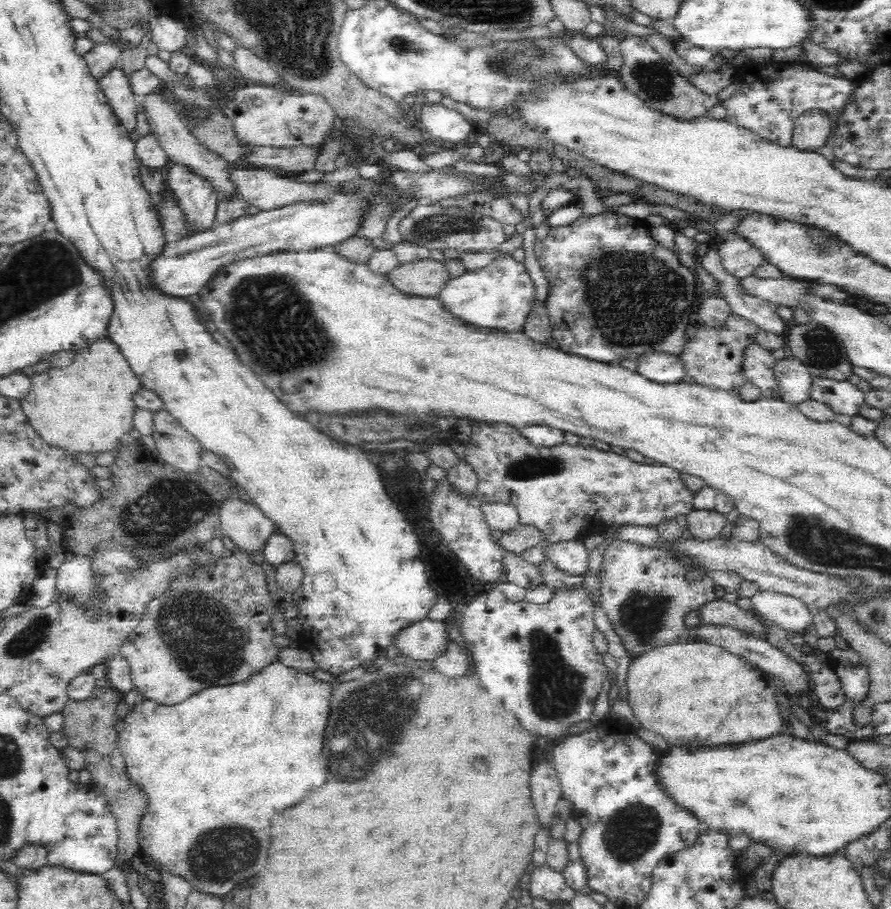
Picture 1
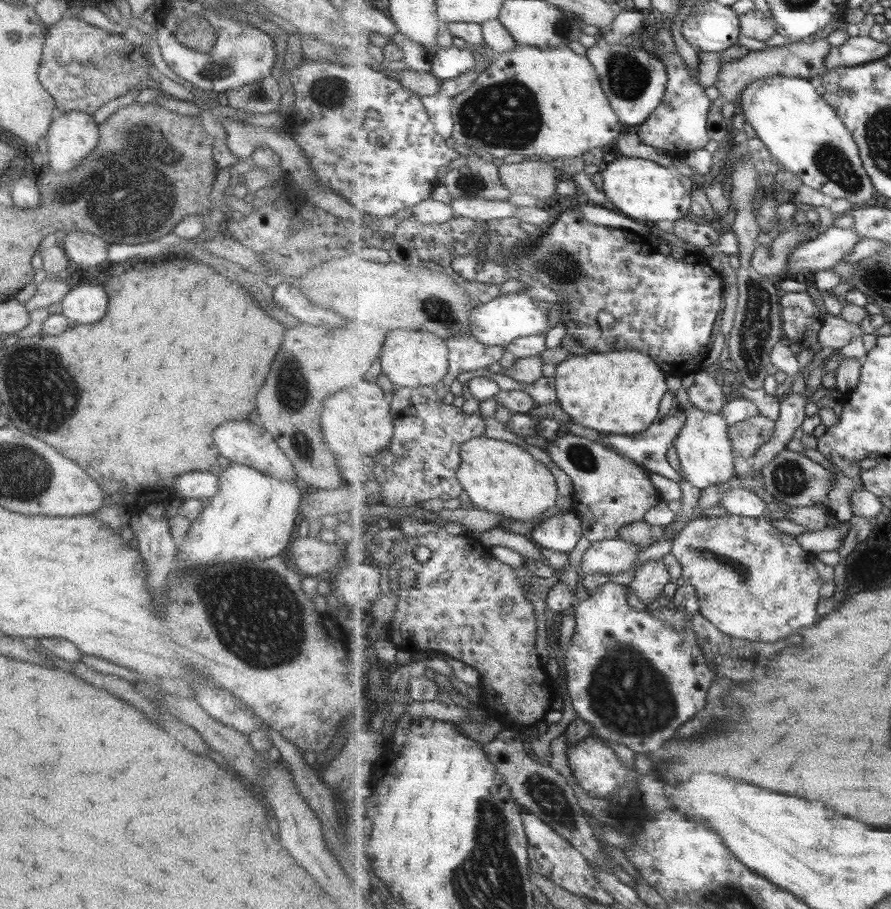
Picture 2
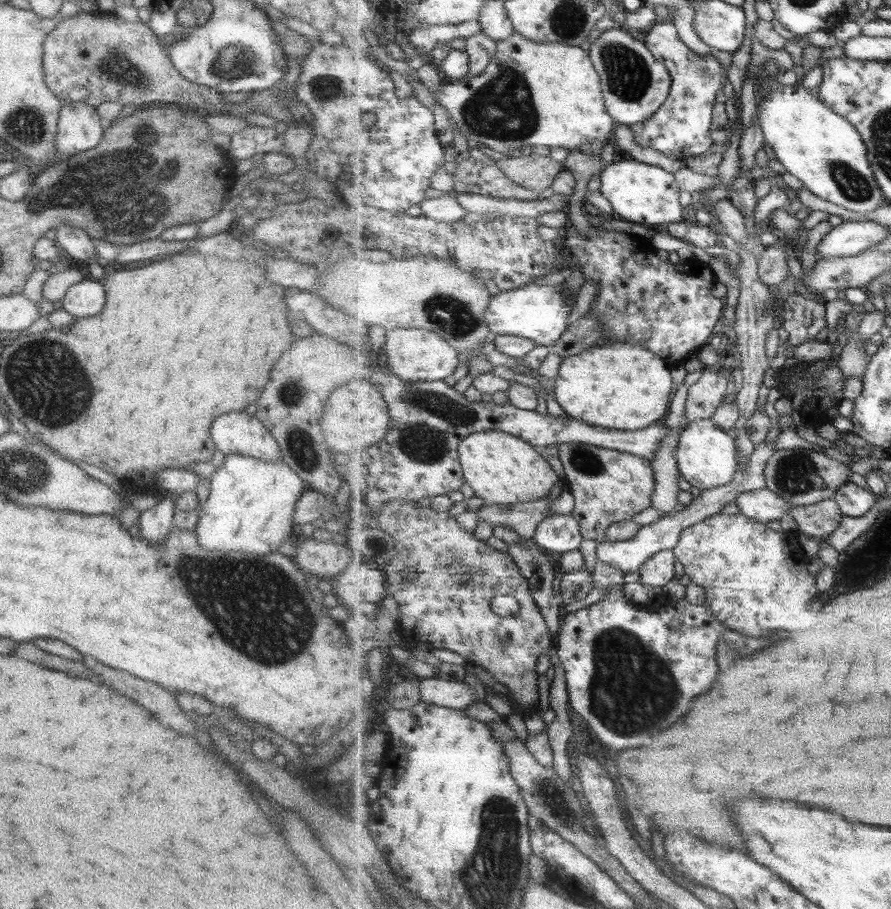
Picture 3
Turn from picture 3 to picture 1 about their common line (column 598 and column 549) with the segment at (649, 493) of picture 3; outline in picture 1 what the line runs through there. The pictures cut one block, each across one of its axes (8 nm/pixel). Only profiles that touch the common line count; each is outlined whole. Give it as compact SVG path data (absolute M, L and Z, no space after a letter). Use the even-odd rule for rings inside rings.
M468 417L460 419L454 426L454 434L452 438L448 438L449 447L457 454L457 457L462 462L465 462L477 476L477 486L474 492L474 496L480 503L493 503L503 502L514 505L519 513L519 525L535 527L542 537L544 543L562 543L572 540L578 540L583 535L591 535L599 530L606 529L614 526L658 526L662 519L672 519L676 516L686 516L693 508L693 494L688 487L684 479L682 479L682 473L678 469L668 466L666 464L659 463L658 461L646 461L636 462L636 460L630 460L628 456L623 455L622 452L612 452L612 450L598 450L598 448L588 448L588 446L582 446L582 444L576 444L576 446L570 446L570 444L557 444L556 446L534 446L530 444L521 434L516 432L514 427L508 424L498 422L478 422L478 420L469 419Z

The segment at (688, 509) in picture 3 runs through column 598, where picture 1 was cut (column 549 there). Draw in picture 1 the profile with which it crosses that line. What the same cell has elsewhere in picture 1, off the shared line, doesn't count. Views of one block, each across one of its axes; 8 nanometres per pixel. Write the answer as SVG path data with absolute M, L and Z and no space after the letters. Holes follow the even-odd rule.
M572 540L562 543L552 543L544 547L546 559L562 572L584 576L588 572L588 556L590 548L586 543Z

